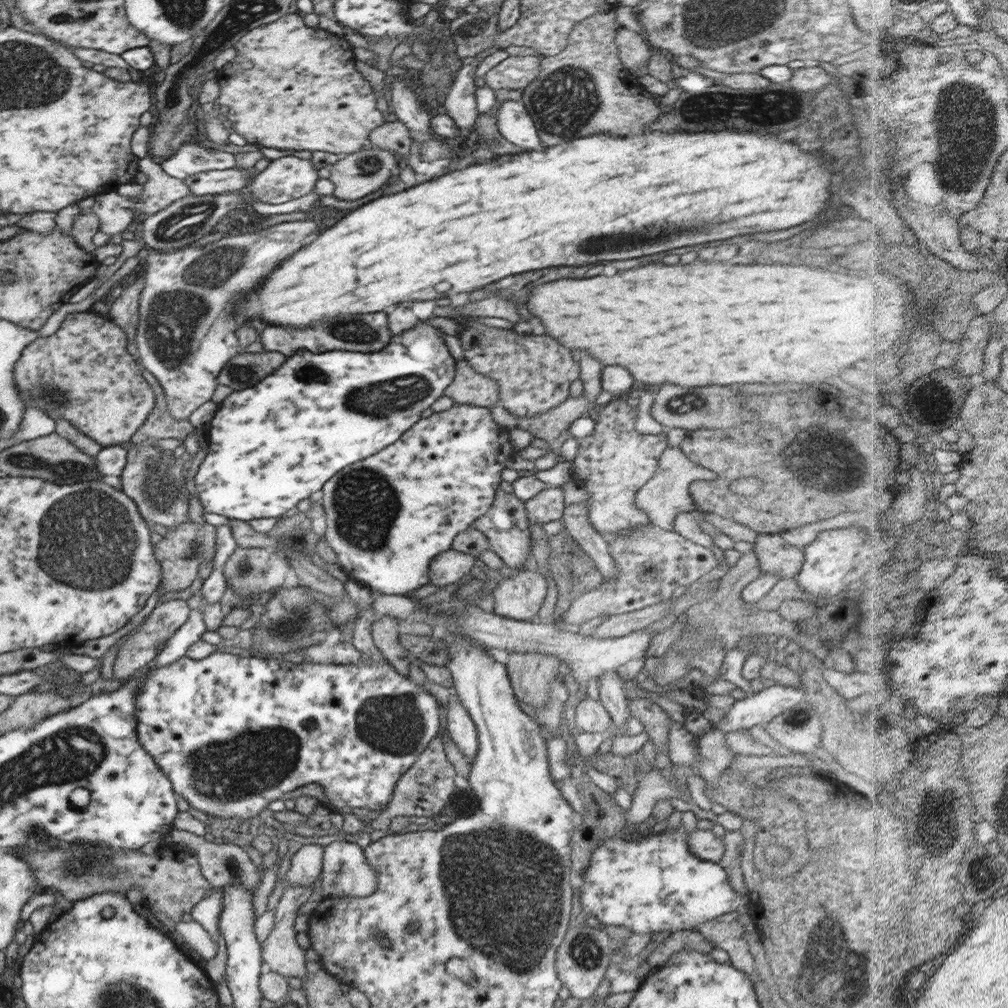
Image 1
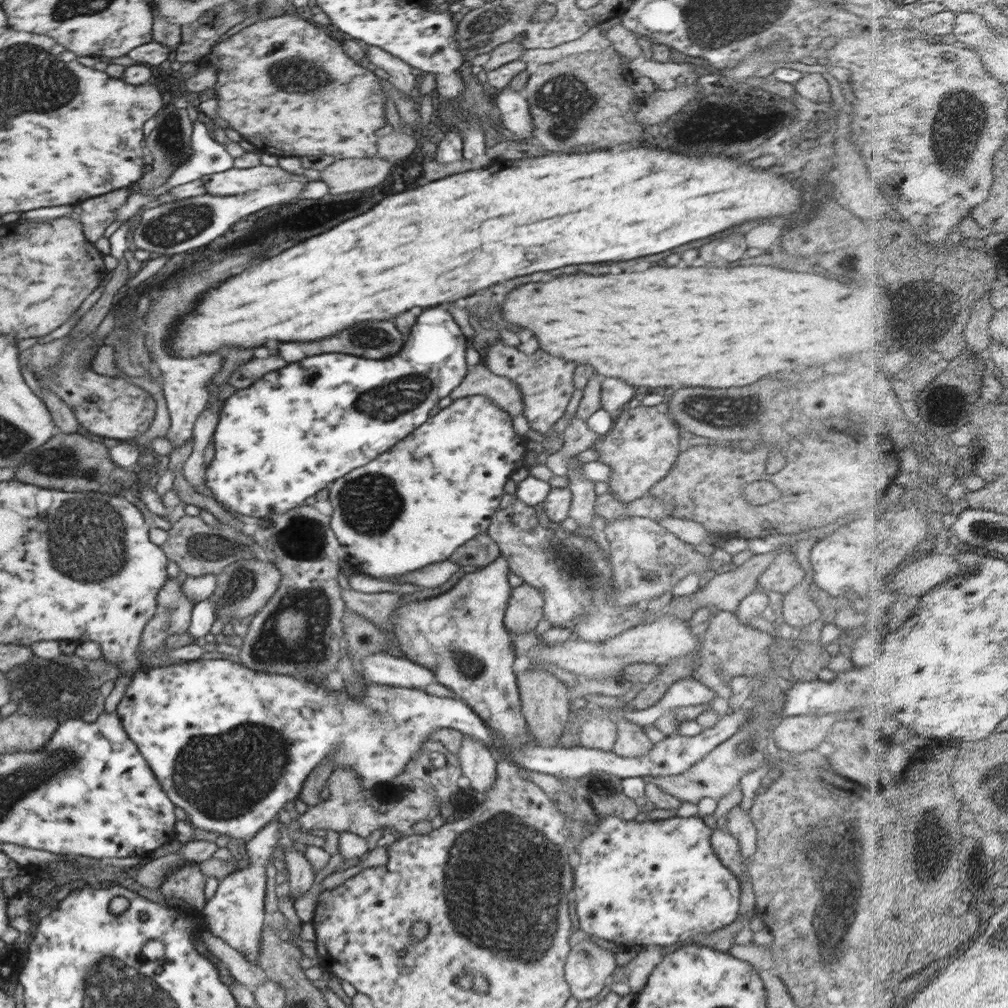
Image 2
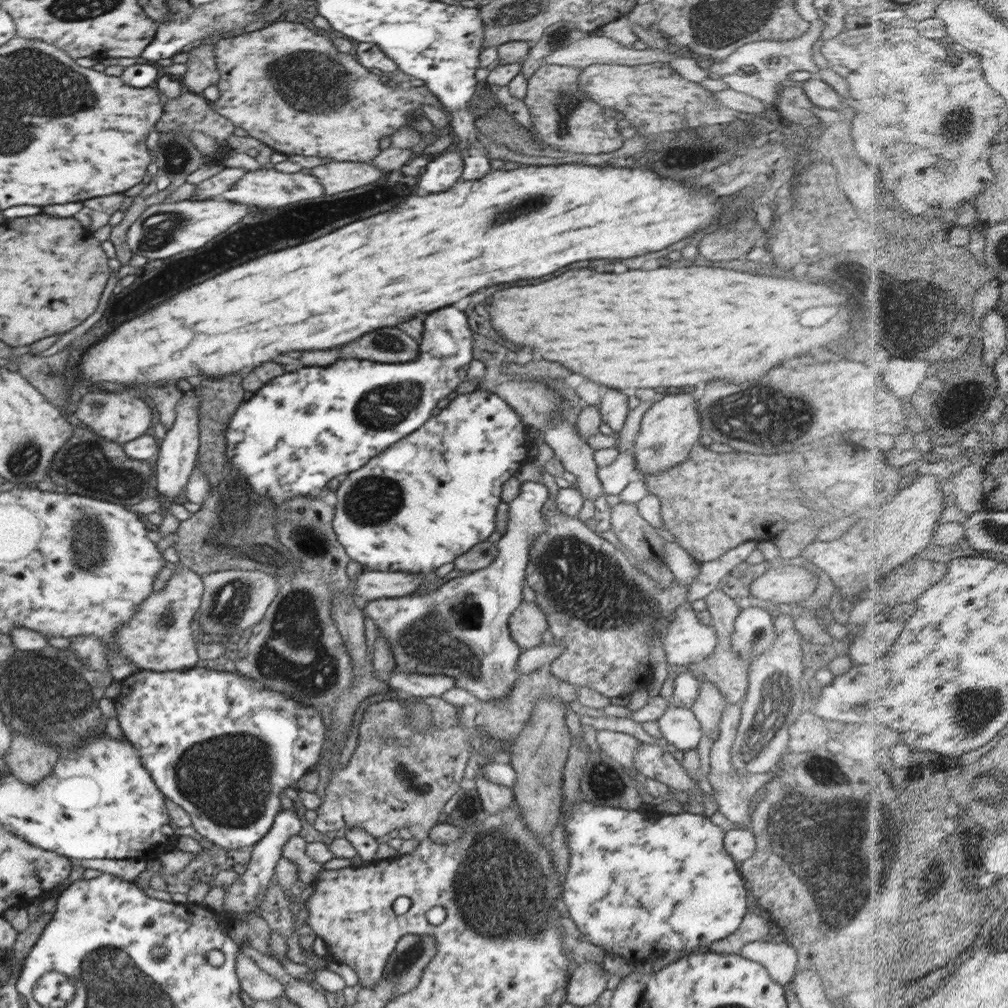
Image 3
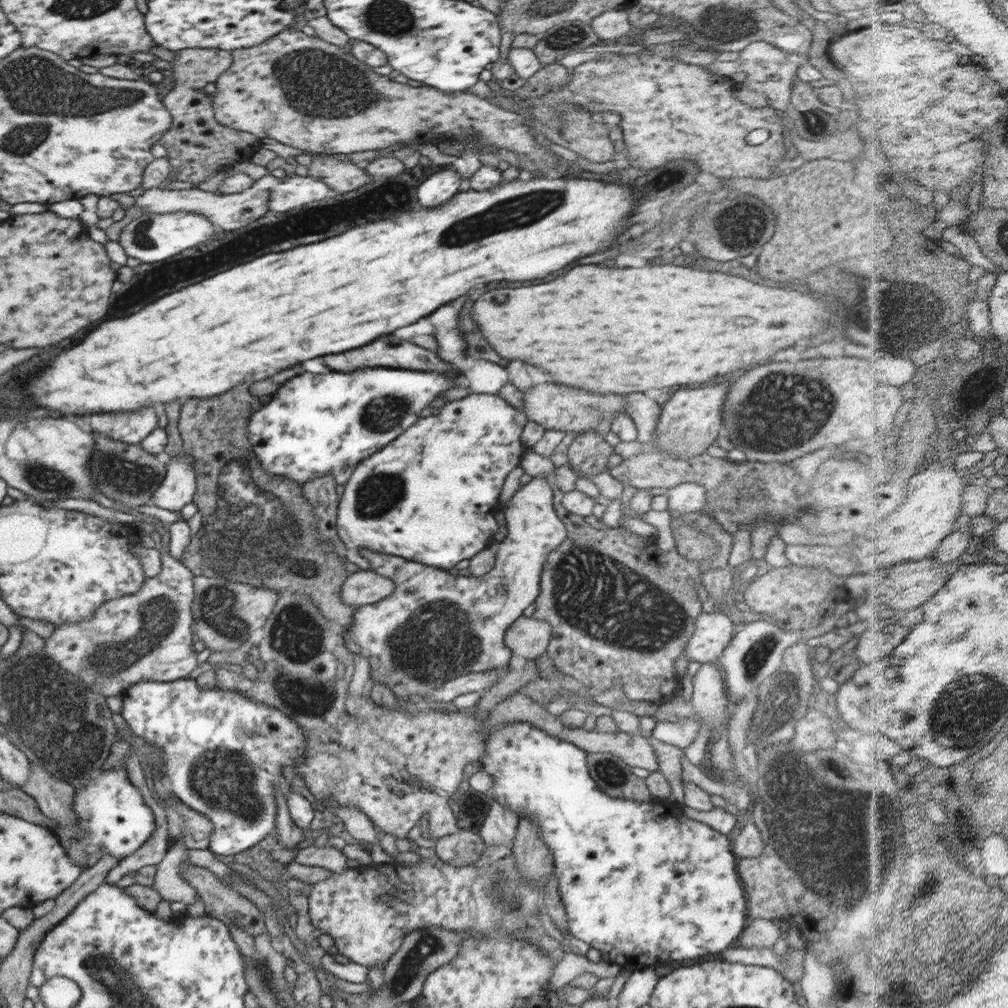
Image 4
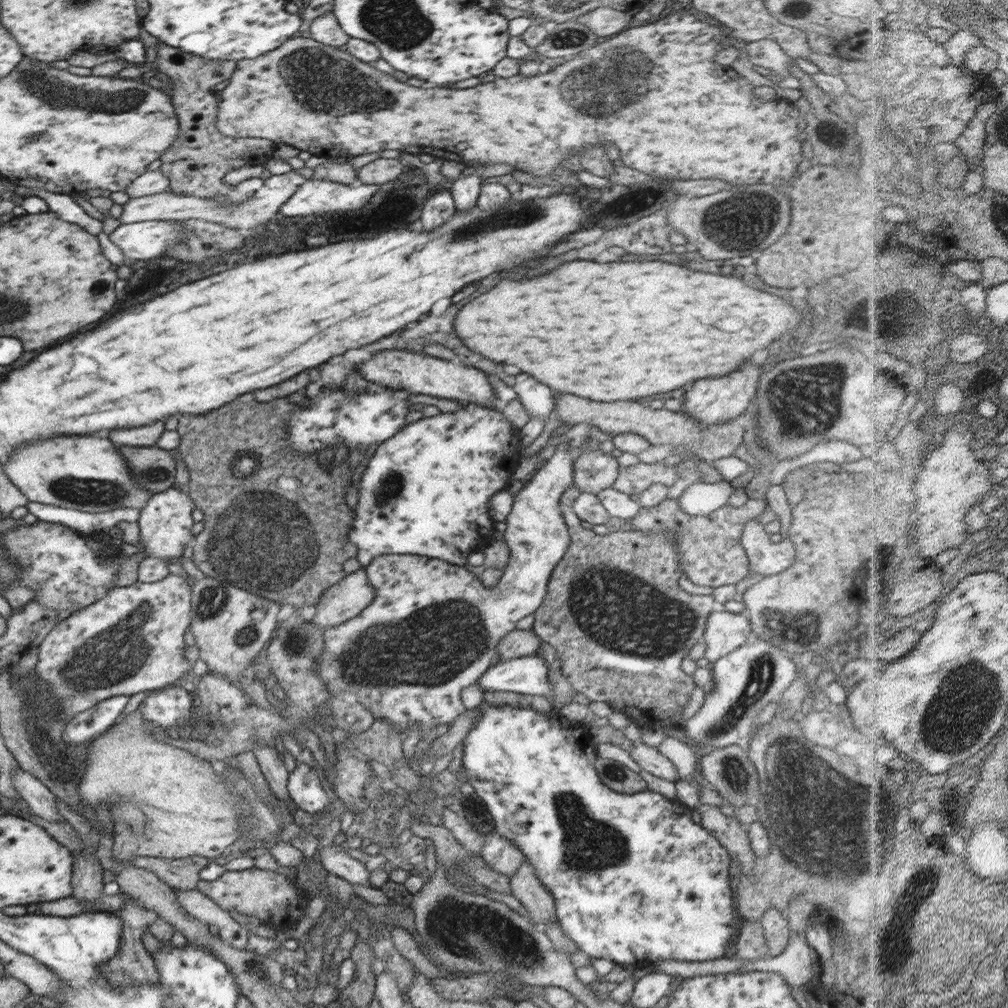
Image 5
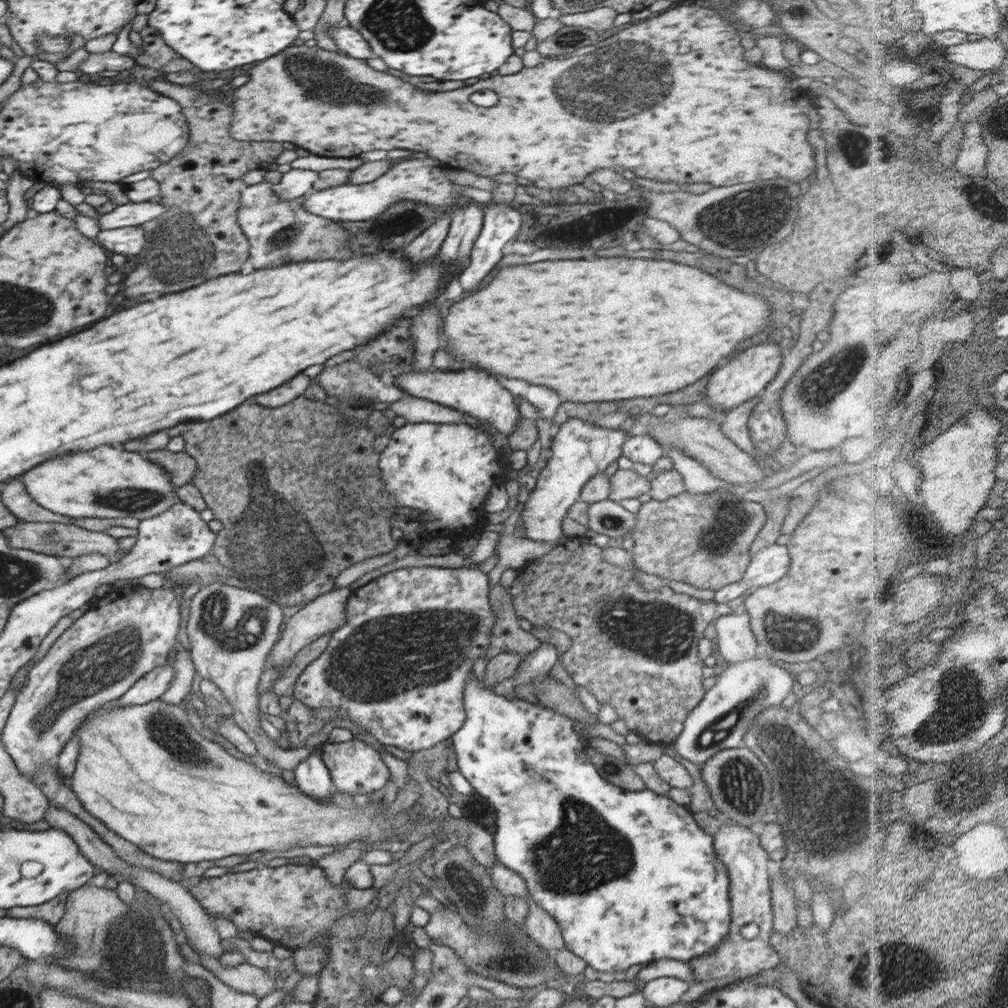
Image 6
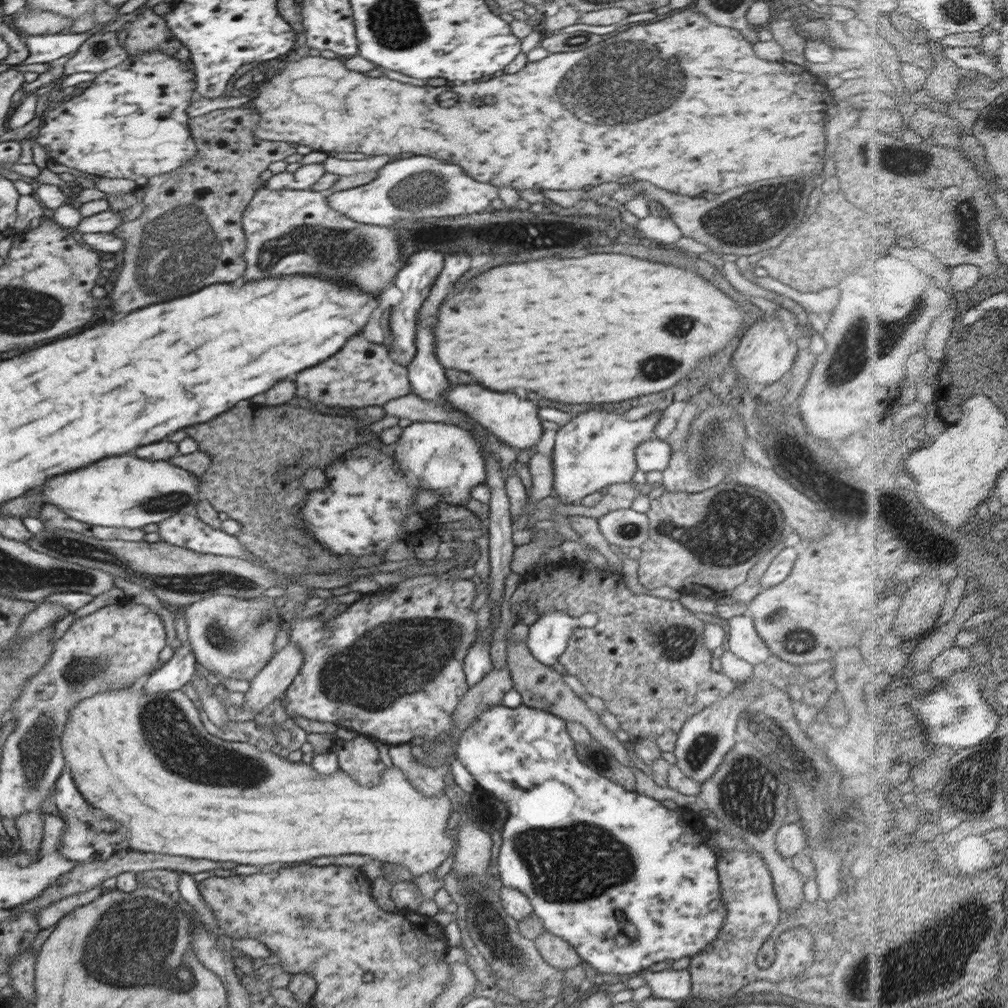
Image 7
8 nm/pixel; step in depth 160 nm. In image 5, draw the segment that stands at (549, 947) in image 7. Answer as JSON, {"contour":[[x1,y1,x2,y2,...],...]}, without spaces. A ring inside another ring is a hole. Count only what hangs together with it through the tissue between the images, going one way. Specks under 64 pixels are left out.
{"contour":[[525,858,520,868,510,876,510,886,514,895,527,909,532,923,550,924,554,919,555,900,540,882,531,862]]}

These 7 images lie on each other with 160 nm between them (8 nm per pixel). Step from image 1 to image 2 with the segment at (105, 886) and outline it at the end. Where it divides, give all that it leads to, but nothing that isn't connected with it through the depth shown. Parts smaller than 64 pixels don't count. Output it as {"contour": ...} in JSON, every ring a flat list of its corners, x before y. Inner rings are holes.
{"contour":[[188,862,167,878,158,892,163,893,167,899,182,898,186,901,189,910,202,910,206,903,204,899,205,880,206,876,197,864]]}

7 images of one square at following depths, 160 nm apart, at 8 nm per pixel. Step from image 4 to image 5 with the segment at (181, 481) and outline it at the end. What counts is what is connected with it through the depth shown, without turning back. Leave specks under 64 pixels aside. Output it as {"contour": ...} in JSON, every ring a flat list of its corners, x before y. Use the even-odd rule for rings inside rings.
{"contour":[[171,486,168,491,153,494,152,499,148,500,148,503,136,513,135,519,139,526,140,538,137,542,137,546,140,548,140,556,146,558,147,556,155,556,156,558,163,558,166,562,172,560,172,558,183,557,185,544,192,542,194,537,196,539,196,545,193,547,193,560,202,558,202,560,209,561,209,549,208,544,212,532,215,529,217,522,208,522,206,520,206,514,202,510,204,519,204,528,202,532,196,534,193,532,193,526,195,521,192,519,192,512,196,509,195,503,190,498,189,493]]}

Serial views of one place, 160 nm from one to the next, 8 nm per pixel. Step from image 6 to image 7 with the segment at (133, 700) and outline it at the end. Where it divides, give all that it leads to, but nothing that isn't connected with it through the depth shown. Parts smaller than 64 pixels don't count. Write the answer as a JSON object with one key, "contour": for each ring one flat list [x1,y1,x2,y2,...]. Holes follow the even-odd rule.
{"contour":[[184,642,178,649,174,650,170,660,162,663,158,671,150,674,143,689,149,695,155,695,182,688,193,678,196,661,191,644]]}

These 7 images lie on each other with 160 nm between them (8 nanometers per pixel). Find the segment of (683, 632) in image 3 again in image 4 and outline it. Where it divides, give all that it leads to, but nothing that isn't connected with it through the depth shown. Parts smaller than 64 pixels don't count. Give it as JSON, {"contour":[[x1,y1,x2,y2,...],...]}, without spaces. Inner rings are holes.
{"contour":[[708,606,695,620,695,629,683,650,689,662,716,661,731,641,735,625,726,613]]}

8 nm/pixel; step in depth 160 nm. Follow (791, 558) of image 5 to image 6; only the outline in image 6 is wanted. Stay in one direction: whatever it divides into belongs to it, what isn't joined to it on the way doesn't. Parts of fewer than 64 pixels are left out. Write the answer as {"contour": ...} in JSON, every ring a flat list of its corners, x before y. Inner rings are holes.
{"contour":[[775,543,750,557,743,581,753,588,779,581,788,572,788,568,791,568,791,555,787,545]]}

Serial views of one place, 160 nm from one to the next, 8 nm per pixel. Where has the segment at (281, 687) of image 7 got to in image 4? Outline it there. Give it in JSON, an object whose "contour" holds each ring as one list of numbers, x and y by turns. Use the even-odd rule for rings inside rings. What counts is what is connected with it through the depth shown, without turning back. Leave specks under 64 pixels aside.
{"contour":[[368,569,349,574,341,588,341,601,359,608,373,605,394,592,396,585,387,577,380,576]]}

